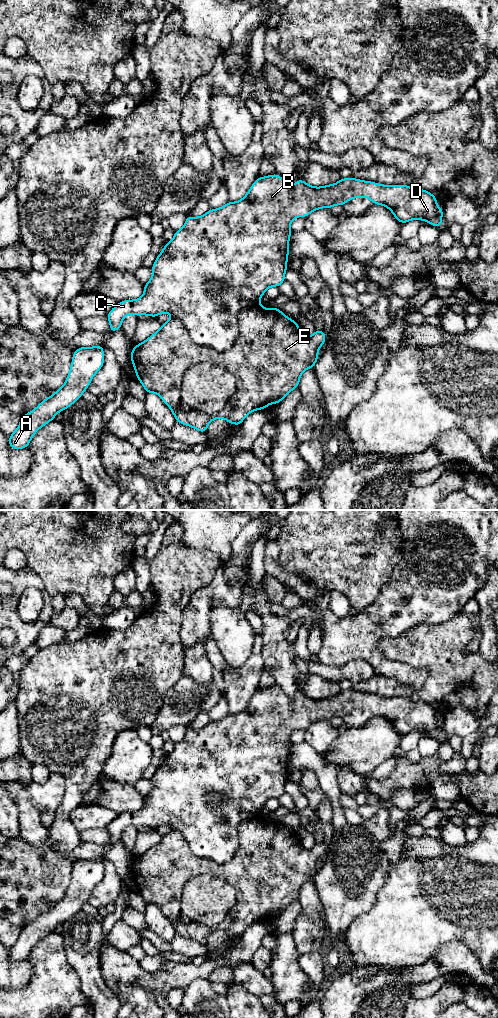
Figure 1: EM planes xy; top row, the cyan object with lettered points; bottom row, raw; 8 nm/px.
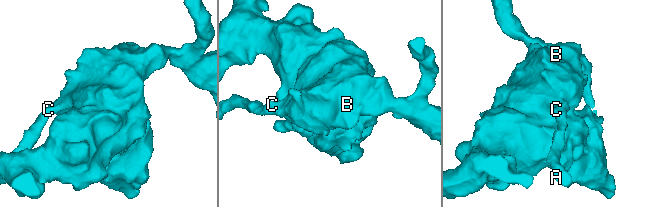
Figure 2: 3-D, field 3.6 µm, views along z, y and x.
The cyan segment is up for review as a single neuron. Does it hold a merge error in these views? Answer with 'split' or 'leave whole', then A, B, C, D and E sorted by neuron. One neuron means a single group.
split; A B C D / E

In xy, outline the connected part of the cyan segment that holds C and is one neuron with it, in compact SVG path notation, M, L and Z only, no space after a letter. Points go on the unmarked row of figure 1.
M276 685L259 689L240 713L229 713L223 719L210 721L200 729L187 728L184 738L174 745L174 750L165 756L152 777L153 787L144 798L143 808L120 814L107 826L109 843L121 841L123 831L131 825L137 828L157 829L168 824L172 831L178 831L183 835L193 854L218 863L230 861L239 847L238 825L259 817L260 810L268 800L279 799L285 793L289 751L292 745L290 737L293 731L307 729L320 720L343 718L357 709L369 710L373 716L387 719L401 736L418 731L429 734L431 738L442 738L443 720L437 718L437 710L432 705L421 700L413 701L409 697L381 697L354 689L341 690L336 696L322 699L313 699L303 691L298 691L294 697L289 698Z

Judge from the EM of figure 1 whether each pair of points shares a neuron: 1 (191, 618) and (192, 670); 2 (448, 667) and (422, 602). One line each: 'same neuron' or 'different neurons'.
1: different neurons
2: different neurons

